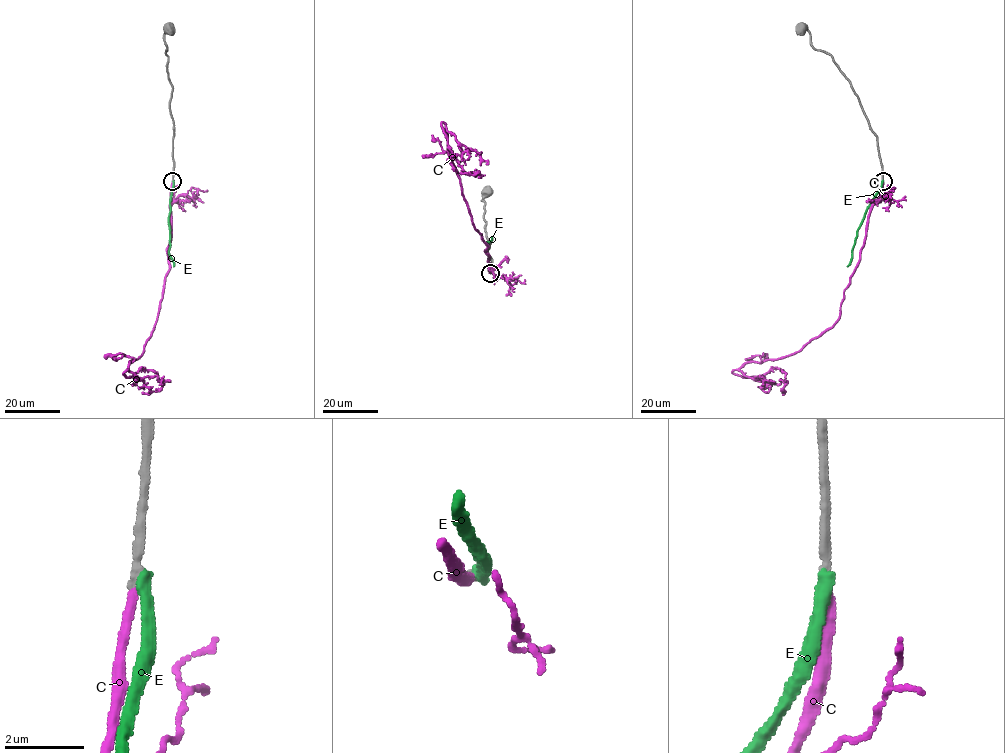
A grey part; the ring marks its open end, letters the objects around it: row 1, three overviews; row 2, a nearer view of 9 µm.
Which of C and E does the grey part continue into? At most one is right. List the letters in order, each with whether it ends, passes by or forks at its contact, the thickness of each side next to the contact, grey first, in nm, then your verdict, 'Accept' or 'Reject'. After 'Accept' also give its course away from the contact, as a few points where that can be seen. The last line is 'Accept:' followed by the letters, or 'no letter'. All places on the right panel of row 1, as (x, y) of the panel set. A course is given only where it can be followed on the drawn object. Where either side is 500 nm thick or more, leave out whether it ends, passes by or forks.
C: It ends there. Thickness 190 nm (grey) against 260 nm. Accept. Its course: (882, 181), (838, 320), (793, 353), (745, 362), (732, 371), (744, 377), (782, 369), (782, 392)
E: It ends there. Thickness 240 nm (grey) against 320 nm. Reject
Accept: C

